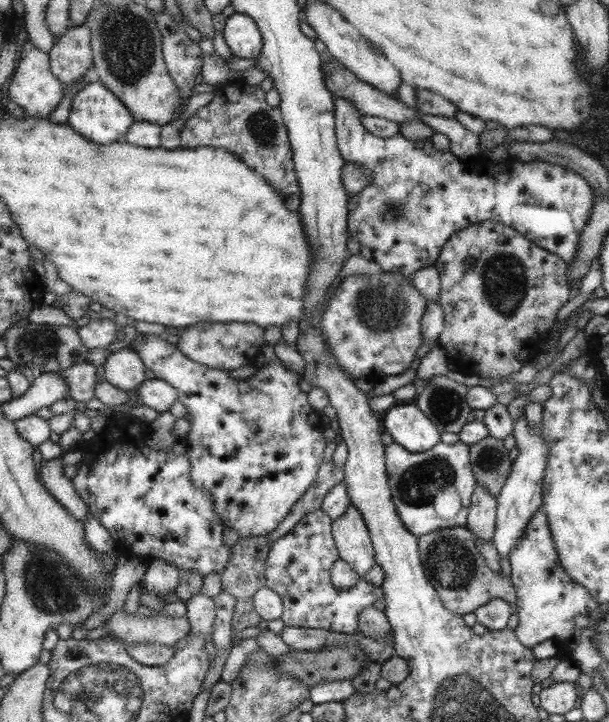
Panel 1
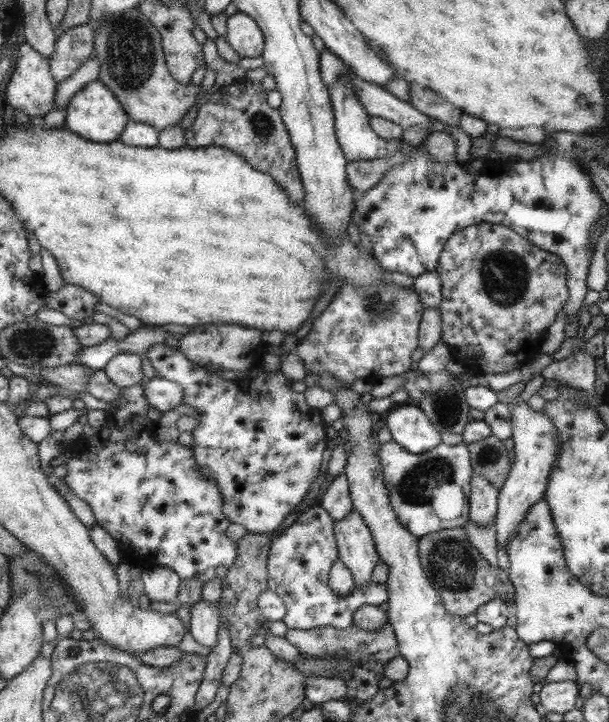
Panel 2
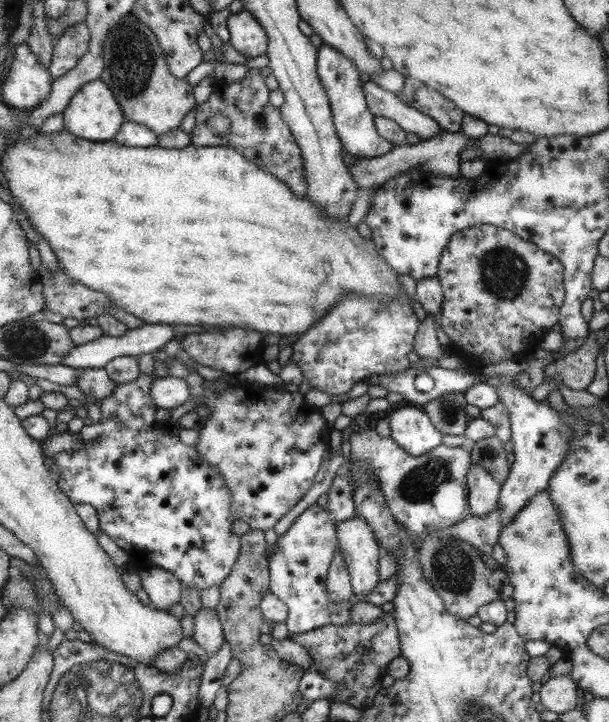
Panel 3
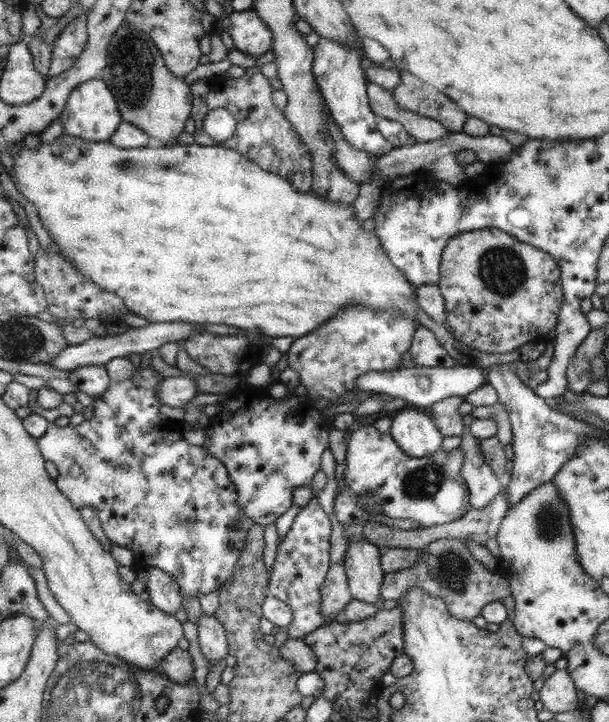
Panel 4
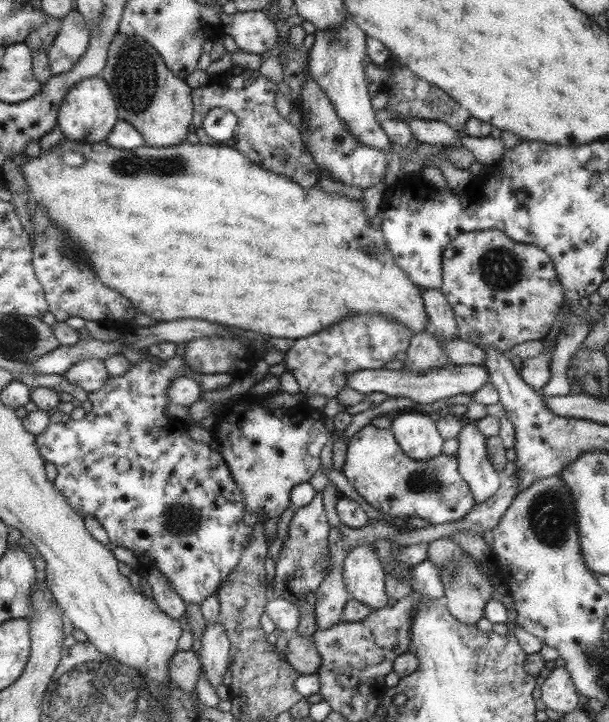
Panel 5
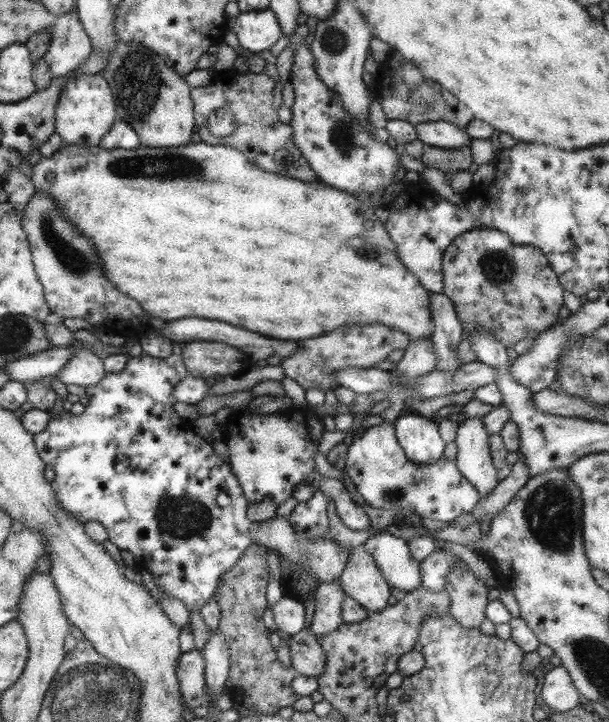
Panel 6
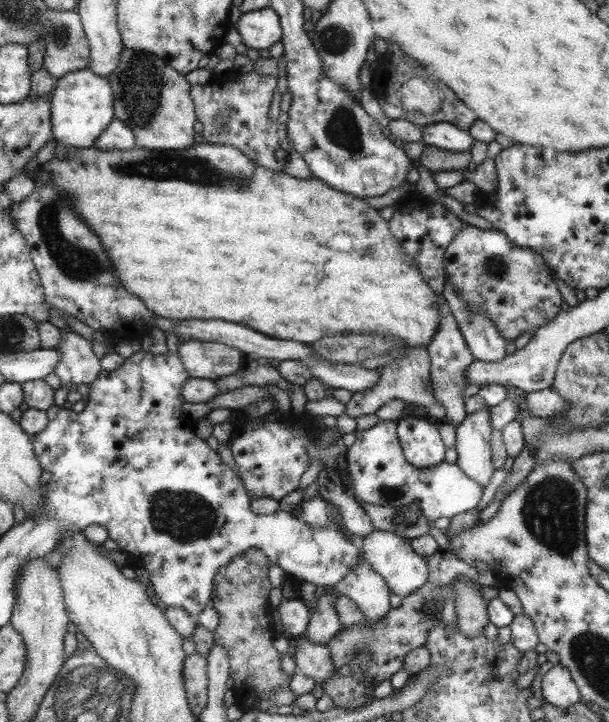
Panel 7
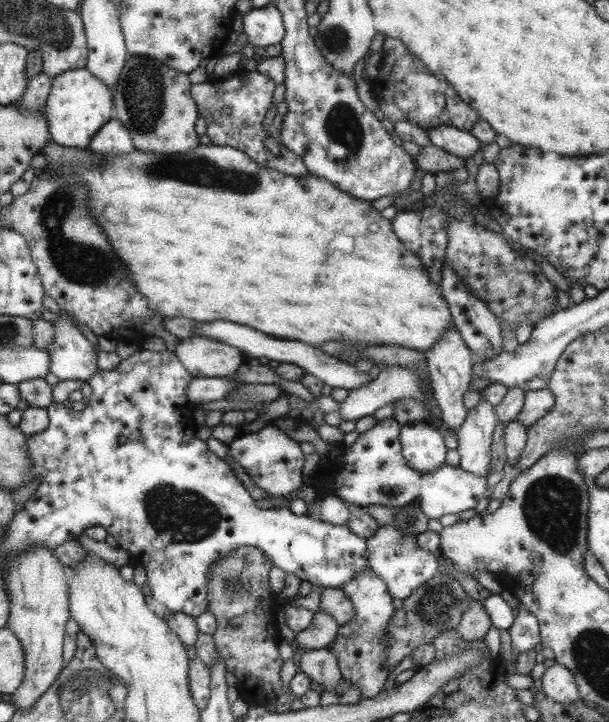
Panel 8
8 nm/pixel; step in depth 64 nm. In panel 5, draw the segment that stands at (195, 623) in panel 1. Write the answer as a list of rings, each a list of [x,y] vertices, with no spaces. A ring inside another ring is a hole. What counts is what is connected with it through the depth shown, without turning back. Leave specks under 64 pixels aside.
[[[205,622],[200,638],[198,658],[205,678],[215,689],[221,684],[223,674],[229,666],[229,641],[225,631],[217,622]]]

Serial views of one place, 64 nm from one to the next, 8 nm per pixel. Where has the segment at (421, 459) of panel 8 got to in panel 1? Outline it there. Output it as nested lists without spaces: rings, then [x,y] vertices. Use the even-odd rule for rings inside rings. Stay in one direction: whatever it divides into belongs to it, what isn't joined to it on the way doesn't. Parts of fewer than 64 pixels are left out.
[[[408,402],[395,403],[392,408],[385,412],[383,429],[384,433],[388,433],[391,436],[393,443],[401,445],[403,449],[411,453],[426,452],[435,447],[435,444],[438,444],[441,440],[441,434],[437,430],[437,426],[416,405]]]

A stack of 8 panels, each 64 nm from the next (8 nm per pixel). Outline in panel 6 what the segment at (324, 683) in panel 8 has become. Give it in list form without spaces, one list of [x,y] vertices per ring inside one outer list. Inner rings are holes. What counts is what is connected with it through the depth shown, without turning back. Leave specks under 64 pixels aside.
[[[303,628],[287,638],[291,669],[299,675],[316,678],[325,671],[326,653],[309,629]]]

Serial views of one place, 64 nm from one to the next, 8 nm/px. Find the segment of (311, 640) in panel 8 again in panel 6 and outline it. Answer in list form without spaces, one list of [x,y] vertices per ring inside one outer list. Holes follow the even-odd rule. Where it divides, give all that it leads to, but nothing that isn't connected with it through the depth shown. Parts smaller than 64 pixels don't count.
[[[339,580],[318,583],[314,591],[314,613],[309,630],[318,639],[342,623],[342,604],[346,598]]]

